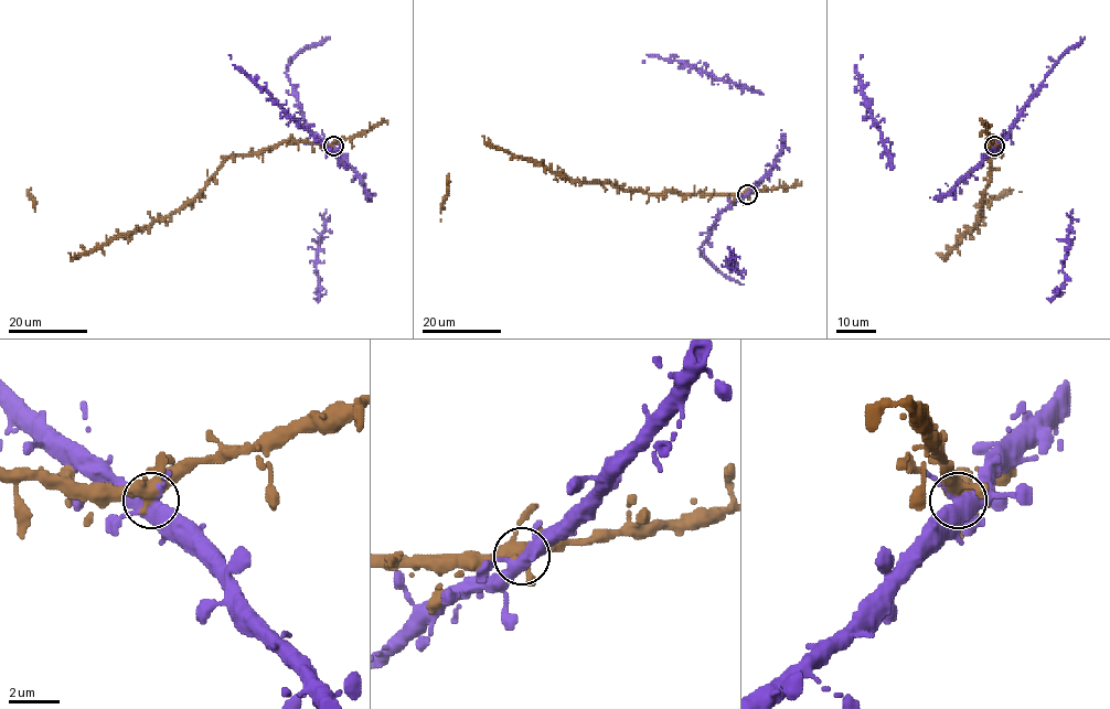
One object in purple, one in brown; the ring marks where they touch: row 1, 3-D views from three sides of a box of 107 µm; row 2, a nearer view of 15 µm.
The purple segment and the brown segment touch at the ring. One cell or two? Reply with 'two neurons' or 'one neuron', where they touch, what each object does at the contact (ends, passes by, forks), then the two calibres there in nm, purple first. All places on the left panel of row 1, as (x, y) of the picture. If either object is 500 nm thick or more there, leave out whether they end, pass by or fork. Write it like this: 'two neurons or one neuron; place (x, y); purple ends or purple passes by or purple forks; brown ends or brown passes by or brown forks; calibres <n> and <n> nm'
two neurons; place (333, 146); purple forks; brown forks; calibres 360 and 360 nm

